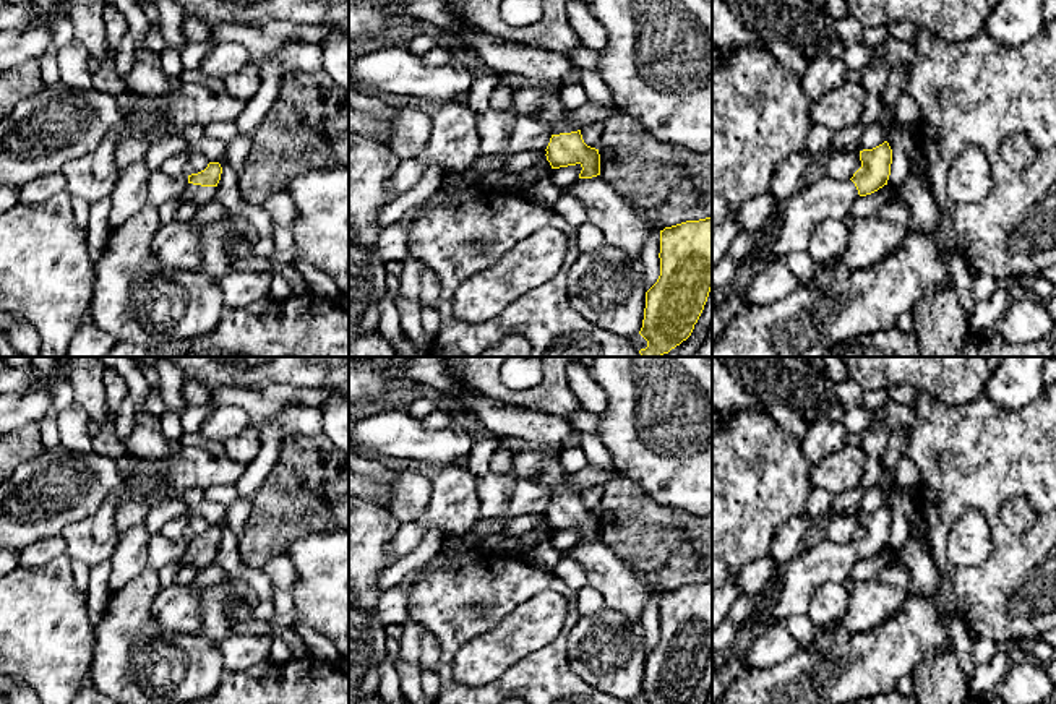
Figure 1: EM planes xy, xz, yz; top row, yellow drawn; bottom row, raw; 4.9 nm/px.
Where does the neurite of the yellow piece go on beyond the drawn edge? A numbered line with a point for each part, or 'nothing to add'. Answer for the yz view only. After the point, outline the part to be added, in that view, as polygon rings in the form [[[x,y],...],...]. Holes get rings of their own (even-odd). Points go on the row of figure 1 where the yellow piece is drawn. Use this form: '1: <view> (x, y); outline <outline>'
1: yz (824, 198); outline [[[827,174],[801,187],[780,209],[780,222],[767,245],[764,263],[782,261],[787,255],[808,250],[813,227],[822,219],[845,221],[860,198],[852,180],[835,180]]]

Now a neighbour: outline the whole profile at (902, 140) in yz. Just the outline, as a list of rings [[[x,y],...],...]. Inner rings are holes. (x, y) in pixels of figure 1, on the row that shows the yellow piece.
[[[899,123],[886,140],[892,149],[892,164],[887,185],[897,191],[910,175],[910,154],[918,146],[918,127]]]

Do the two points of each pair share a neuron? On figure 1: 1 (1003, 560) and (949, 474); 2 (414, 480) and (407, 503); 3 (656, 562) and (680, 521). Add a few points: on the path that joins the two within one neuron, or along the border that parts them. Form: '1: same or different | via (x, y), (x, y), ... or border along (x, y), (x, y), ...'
1: same | via (1001, 537), (993, 513), (972, 492)
2: same | via (414, 485), (409, 498)
3: same | via (665, 552), (673, 544), (677, 531)

